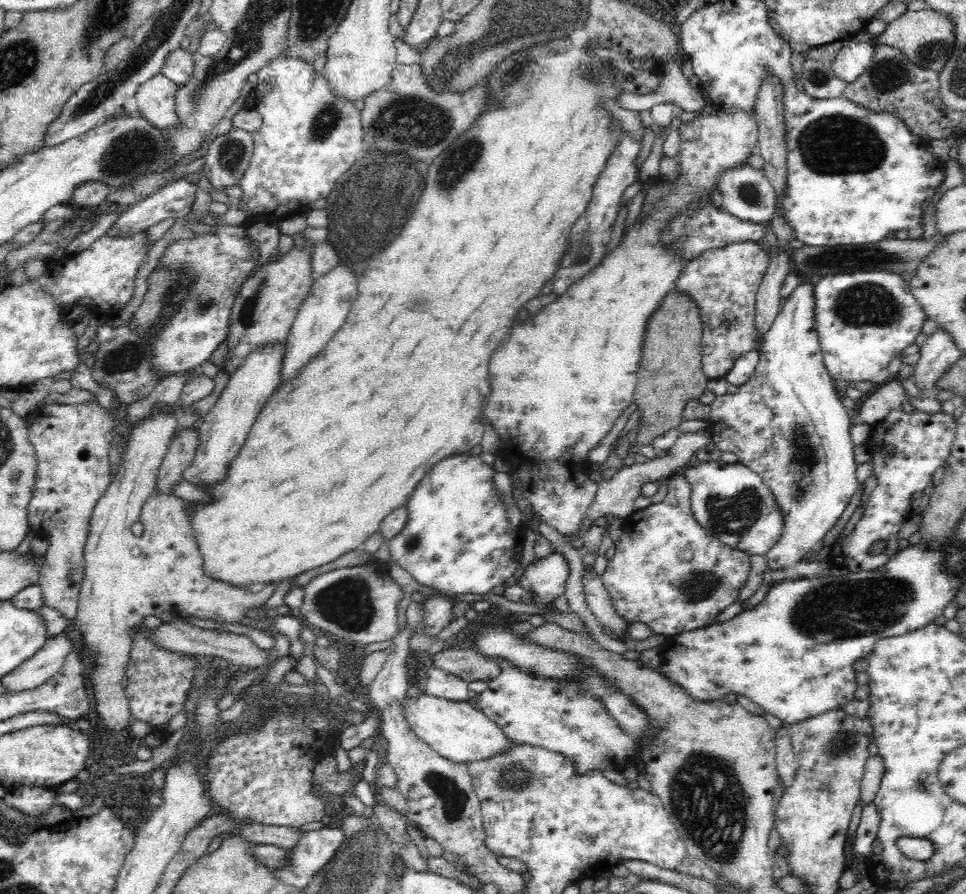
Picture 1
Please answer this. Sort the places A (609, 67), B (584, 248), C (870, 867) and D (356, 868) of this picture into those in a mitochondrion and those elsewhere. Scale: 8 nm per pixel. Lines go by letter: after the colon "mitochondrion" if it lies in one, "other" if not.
A: other
B: mitochondrion
C: other
D: mitochondrion

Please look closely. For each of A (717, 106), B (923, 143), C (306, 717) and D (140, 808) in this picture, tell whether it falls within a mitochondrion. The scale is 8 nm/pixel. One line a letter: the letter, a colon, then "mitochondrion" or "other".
A: other
B: other
C: mitochondrion
D: other

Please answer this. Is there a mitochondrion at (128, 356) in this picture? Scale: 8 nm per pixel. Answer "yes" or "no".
yes

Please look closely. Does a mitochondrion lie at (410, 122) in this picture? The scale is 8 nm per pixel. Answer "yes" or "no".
yes

